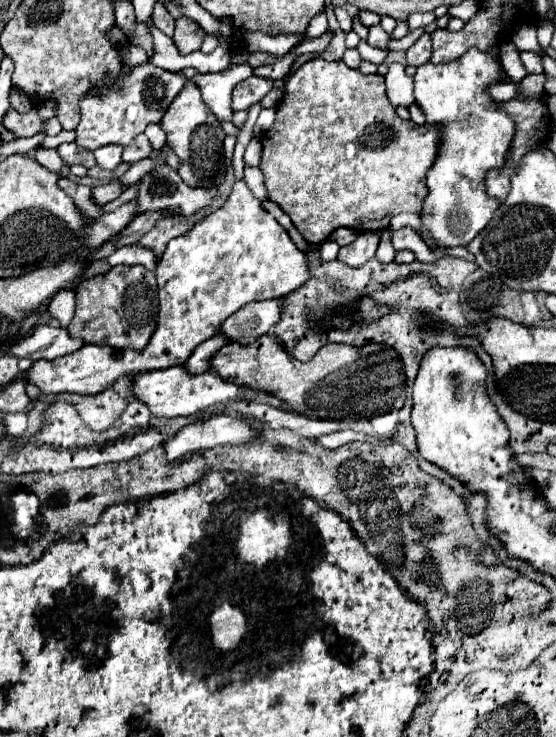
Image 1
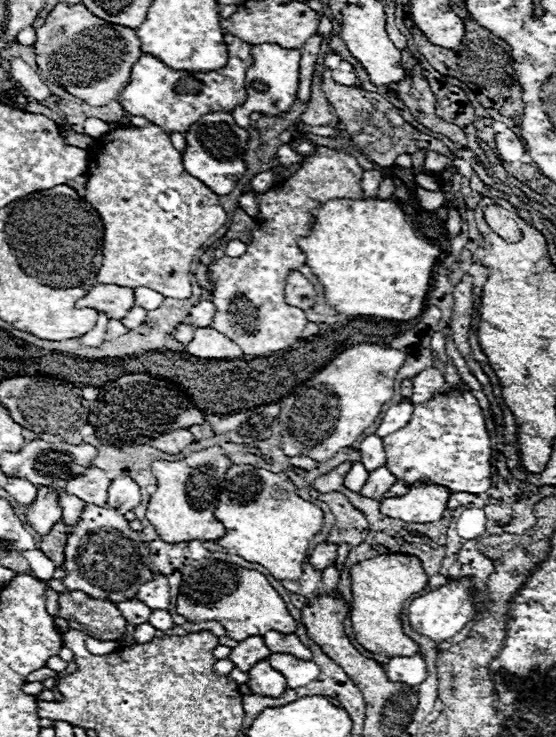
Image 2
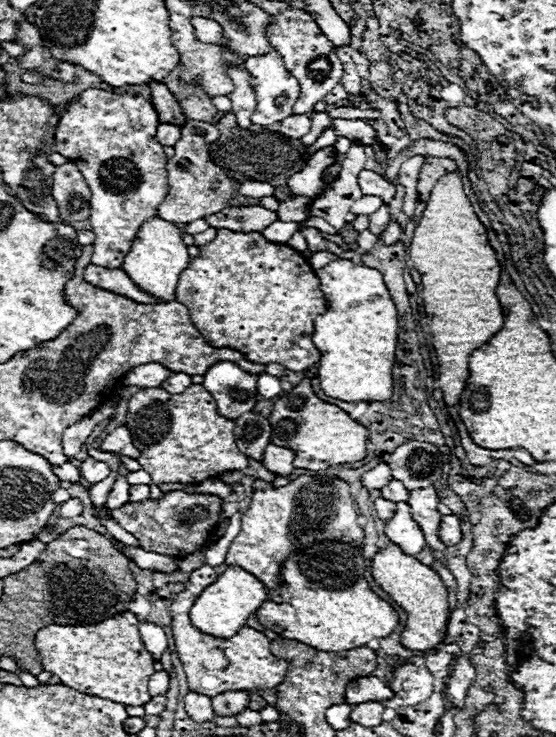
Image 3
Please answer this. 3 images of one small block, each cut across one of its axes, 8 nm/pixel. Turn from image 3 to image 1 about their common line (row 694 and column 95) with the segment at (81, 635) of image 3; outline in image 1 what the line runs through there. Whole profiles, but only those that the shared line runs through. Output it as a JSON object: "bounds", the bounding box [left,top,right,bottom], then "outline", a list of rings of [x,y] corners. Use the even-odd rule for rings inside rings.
{"bounds":[76,64,188,150],"outline":[[[152,64],[136,66],[130,78],[126,80],[118,76],[112,88],[108,88],[108,92],[102,92],[102,96],[98,92],[90,92],[80,102],[82,122],[76,128],[76,144],[88,150],[96,150],[108,144],[120,144],[120,146],[130,144],[138,134],[146,130],[148,124],[162,120],[166,108],[180,94],[186,82],[188,80],[184,76],[166,72]]]}

